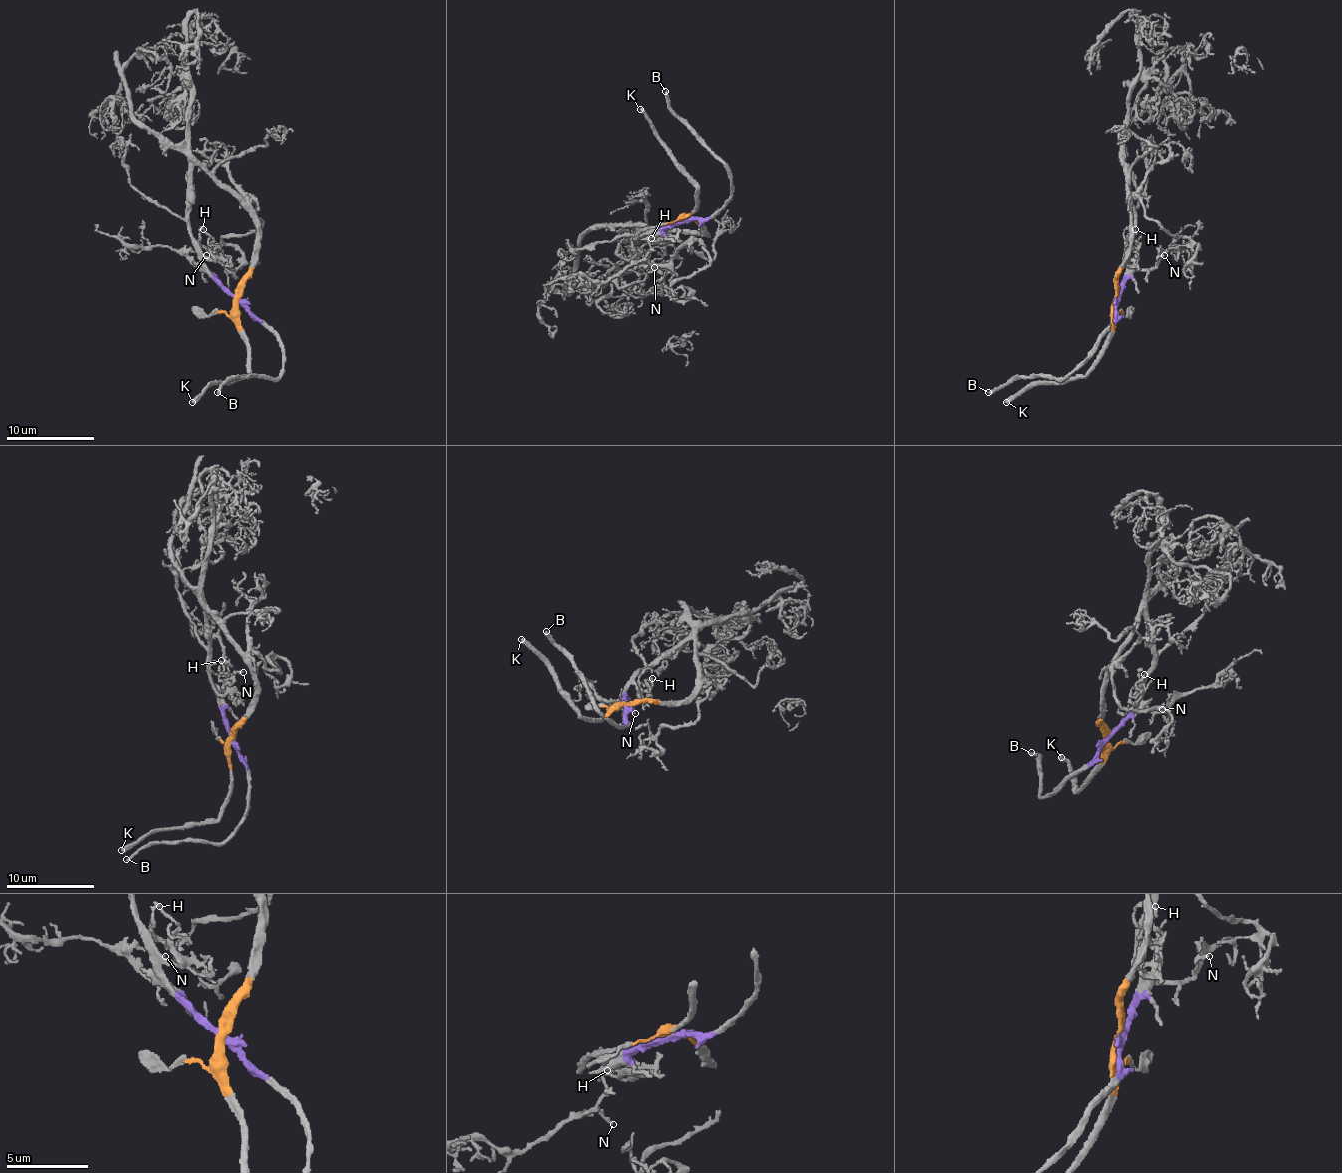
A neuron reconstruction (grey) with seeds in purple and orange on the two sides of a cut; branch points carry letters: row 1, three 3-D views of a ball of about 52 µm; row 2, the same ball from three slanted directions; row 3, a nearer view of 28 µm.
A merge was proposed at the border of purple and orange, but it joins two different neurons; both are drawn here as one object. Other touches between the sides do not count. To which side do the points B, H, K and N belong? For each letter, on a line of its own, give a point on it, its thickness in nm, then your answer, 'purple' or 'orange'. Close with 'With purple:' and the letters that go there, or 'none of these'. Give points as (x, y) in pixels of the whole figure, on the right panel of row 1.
B: at (988, 392); 280 nm thick; purple
H: at (1135, 229); 180 nm thick; purple
K: at (1006, 402); 360 nm thick; orange
N: at (1164, 255); 120 nm thick; purple
With purple: B, H, N

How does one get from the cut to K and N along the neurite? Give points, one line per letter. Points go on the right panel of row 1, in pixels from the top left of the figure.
K: (1116, 297), (1114, 334), (1105, 352), (1085, 376), (1039, 380), (1017, 391), (1006, 403)
N: (1116, 297), (1123, 281), (1138, 268), (1153, 268), (1156, 259), (1164, 255)

